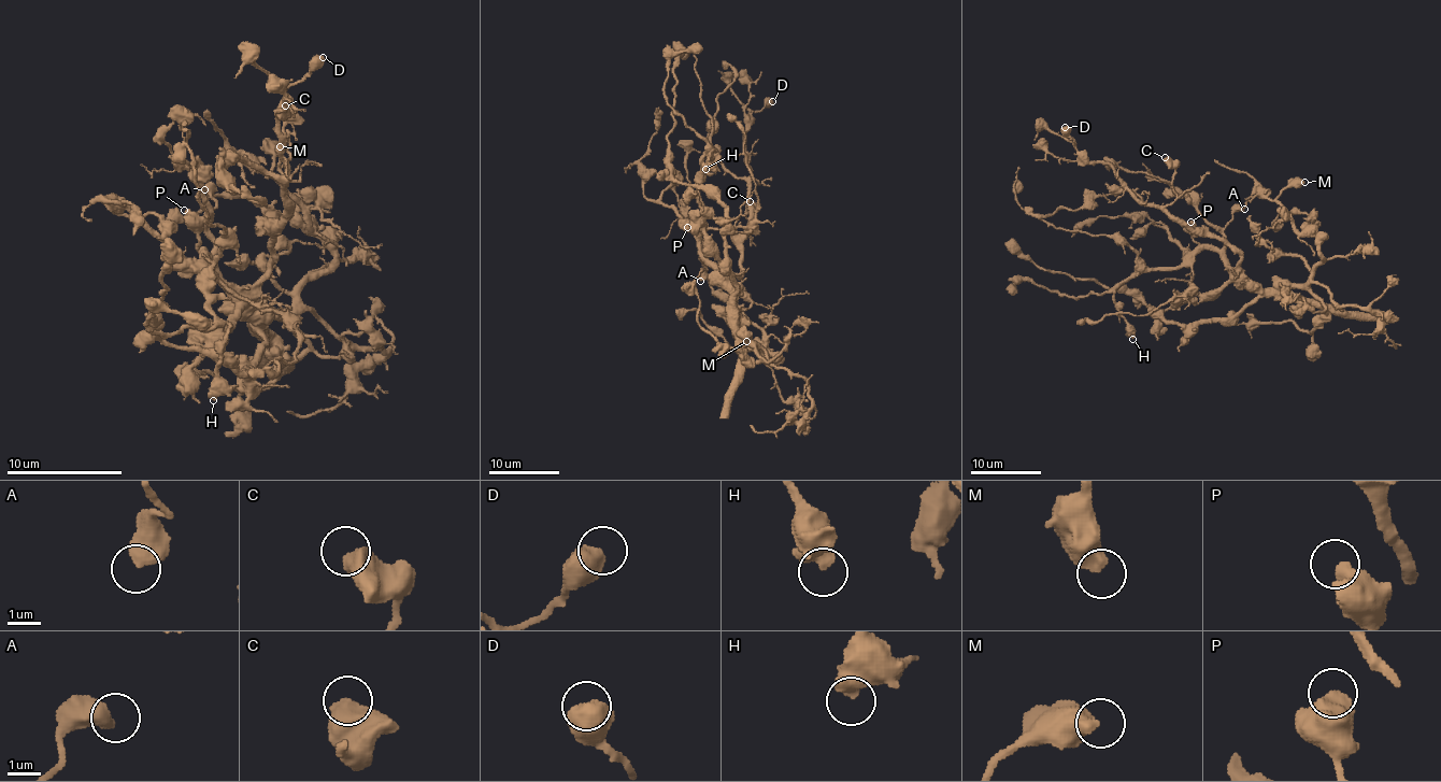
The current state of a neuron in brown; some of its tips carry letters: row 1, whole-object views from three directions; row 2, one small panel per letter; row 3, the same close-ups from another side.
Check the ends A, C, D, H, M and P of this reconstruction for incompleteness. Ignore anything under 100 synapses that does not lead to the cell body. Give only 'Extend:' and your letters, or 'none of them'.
Extend: none of them

